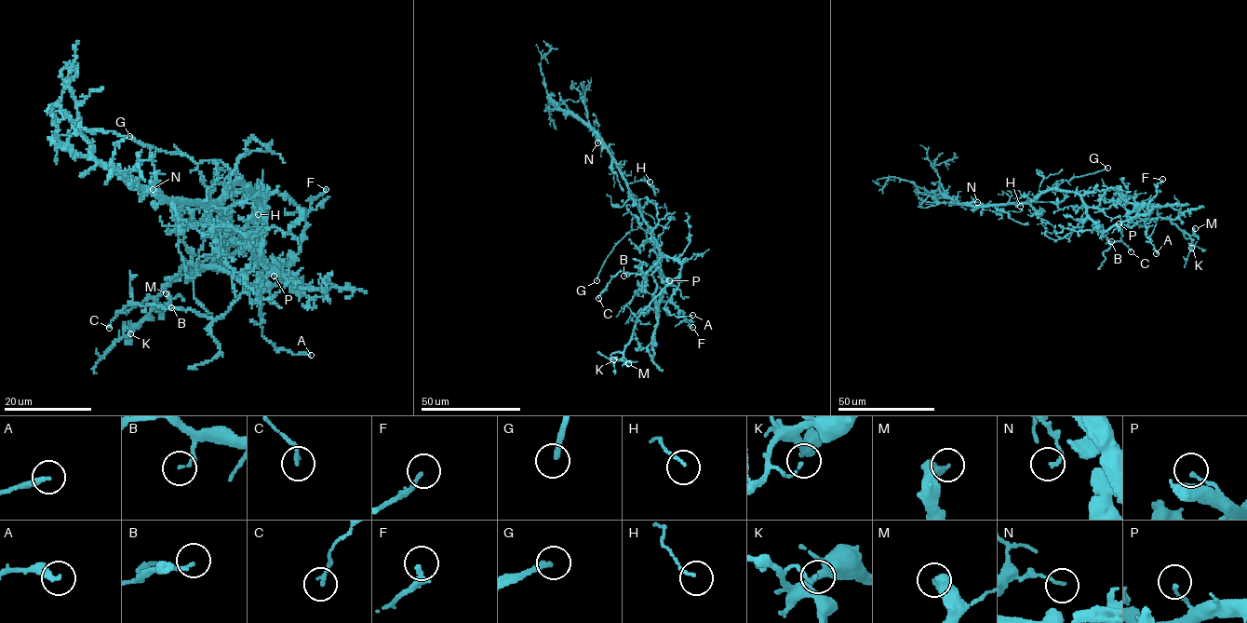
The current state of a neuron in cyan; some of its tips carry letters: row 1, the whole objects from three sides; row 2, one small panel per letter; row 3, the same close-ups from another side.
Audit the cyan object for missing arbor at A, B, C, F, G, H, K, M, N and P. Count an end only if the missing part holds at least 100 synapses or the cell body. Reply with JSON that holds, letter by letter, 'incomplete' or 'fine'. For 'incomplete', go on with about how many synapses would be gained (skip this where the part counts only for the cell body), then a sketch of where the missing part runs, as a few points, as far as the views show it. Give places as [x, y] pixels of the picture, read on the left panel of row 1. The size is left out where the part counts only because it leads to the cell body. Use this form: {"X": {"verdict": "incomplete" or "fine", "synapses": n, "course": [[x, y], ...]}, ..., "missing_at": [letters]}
{"A": {"verdict": "fine"}, "B": {"verdict": "fine"}, "C": {"verdict": "fine"}, "F": {"verdict": "fine"}, "G": {"verdict": "incomplete", "course": [[129, 136], [106, 121], [97, 125], [117, 173], [120, 200], [147, 218], [145, 268]]}, "H": {"verdict": "fine"}, "K": {"verdict": "fine"}, "M": {"verdict": "fine"}, "N": {"verdict": "fine"}, "P": {"verdict": "fine"}, "missing_at": ["G"]}

